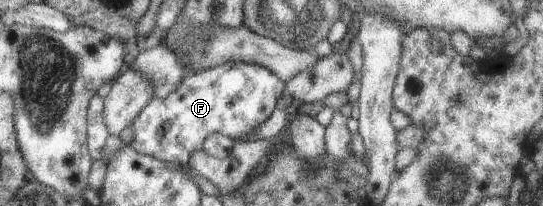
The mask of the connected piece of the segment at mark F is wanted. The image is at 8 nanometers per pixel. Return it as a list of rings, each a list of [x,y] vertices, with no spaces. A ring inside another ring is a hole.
[[[226,62],[204,71],[186,75],[173,92],[164,98],[152,97],[136,114],[132,125],[132,140],[128,144],[136,153],[155,160],[183,165],[192,152],[202,149],[204,140],[213,133],[230,138],[234,143],[246,139],[275,110],[276,100],[283,94],[284,83],[262,66],[251,63]]]

